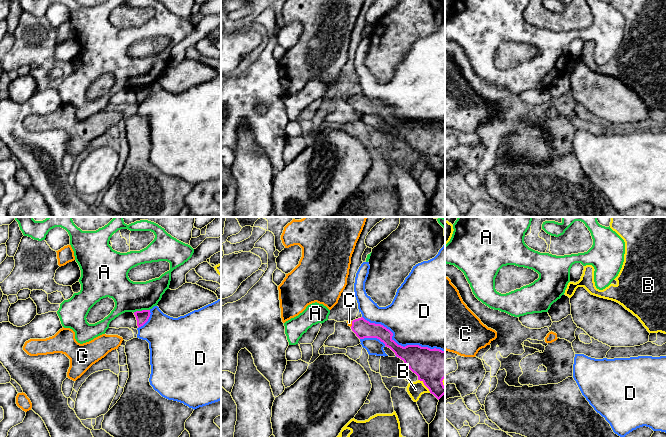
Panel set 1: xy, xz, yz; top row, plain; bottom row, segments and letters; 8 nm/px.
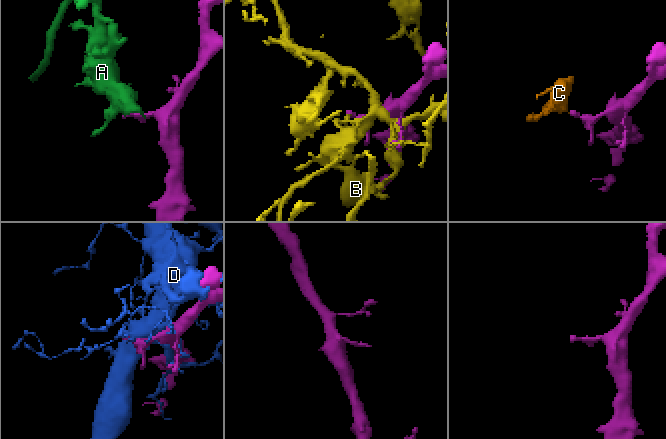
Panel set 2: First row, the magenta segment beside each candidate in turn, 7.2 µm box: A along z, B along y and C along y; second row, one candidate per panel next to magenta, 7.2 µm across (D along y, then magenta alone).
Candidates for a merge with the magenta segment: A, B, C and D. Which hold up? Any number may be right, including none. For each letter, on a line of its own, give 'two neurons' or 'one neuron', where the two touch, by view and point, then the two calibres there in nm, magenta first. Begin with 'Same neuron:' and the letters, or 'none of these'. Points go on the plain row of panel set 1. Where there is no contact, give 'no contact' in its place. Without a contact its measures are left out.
Same neuron: C
A: two neurons | xy (141, 87) | 100/240 nm
B: two neurons | xz (424, 160) | 280/130 nm
C: one neuron | xz (352, 100) | 150/30 nm
D: two neurons | xz (400, 121) | 240/440 nm

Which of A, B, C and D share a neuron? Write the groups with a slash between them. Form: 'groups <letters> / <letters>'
groups A / B / C / D

